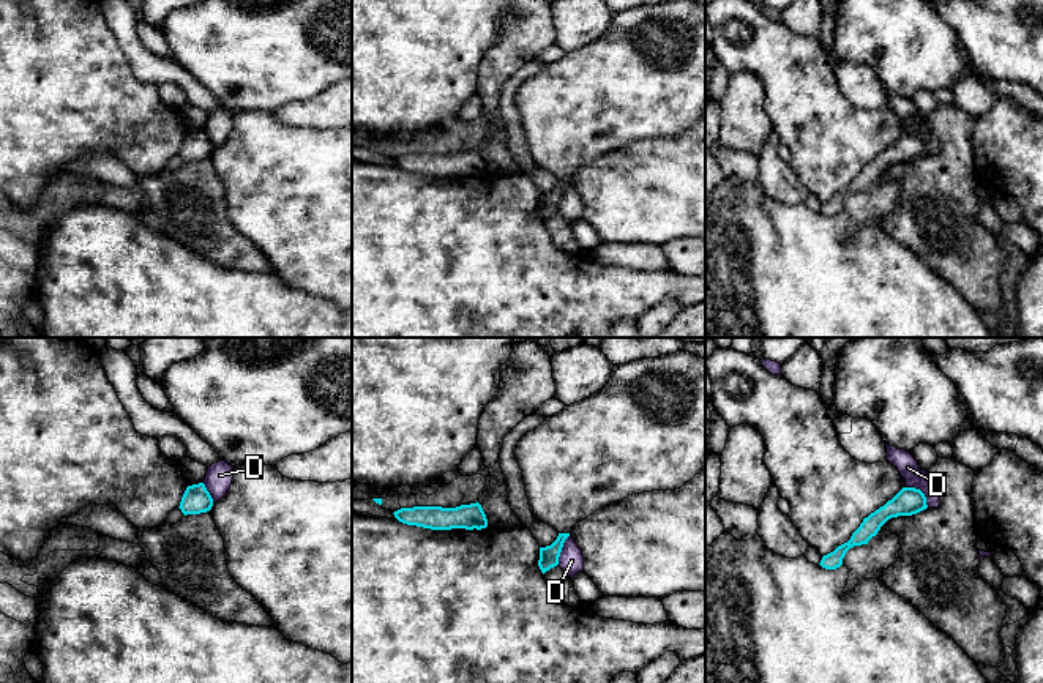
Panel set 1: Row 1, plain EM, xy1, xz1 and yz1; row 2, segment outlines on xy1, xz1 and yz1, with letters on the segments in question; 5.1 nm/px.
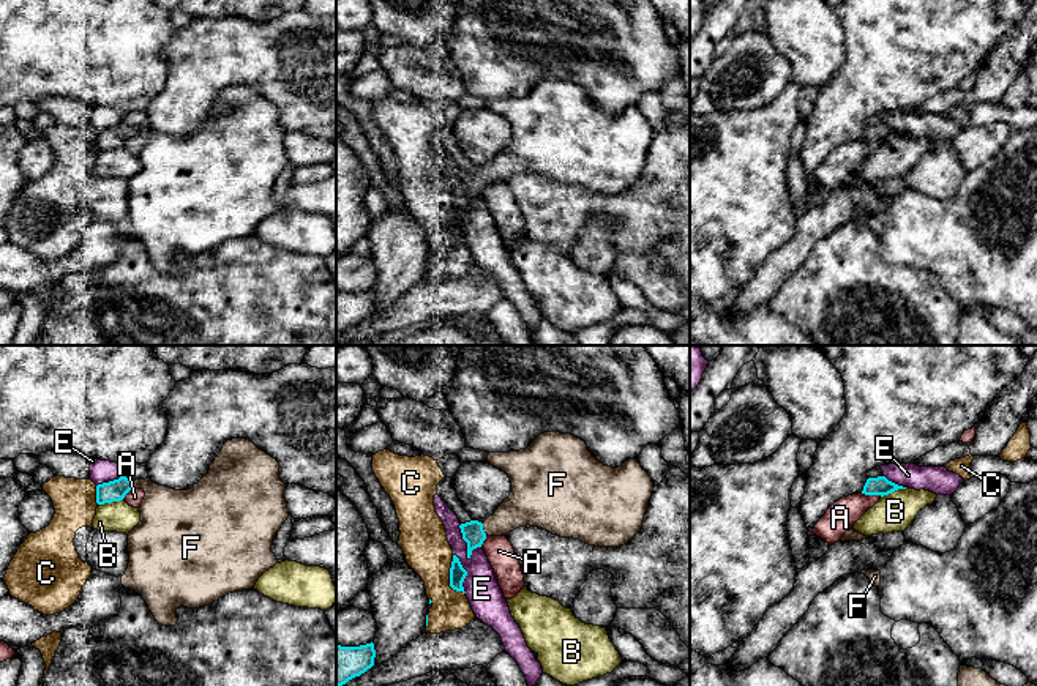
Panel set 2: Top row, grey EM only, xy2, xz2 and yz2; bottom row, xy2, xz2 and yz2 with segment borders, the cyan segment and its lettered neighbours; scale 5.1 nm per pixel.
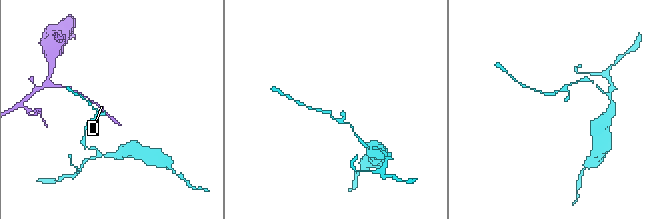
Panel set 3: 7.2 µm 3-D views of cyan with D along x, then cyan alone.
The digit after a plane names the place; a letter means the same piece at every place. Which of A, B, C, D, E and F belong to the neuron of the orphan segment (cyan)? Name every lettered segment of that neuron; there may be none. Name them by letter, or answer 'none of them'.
F

